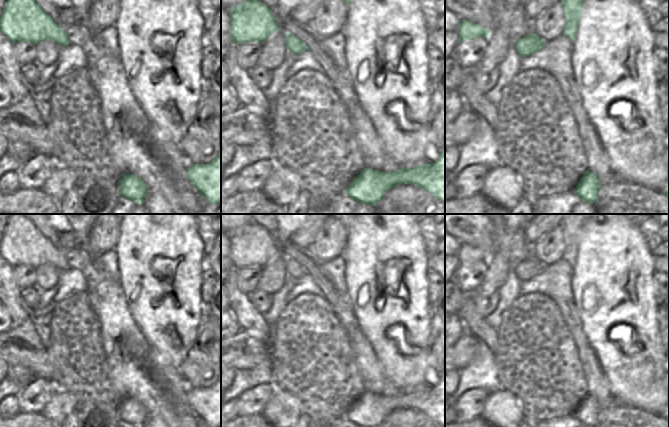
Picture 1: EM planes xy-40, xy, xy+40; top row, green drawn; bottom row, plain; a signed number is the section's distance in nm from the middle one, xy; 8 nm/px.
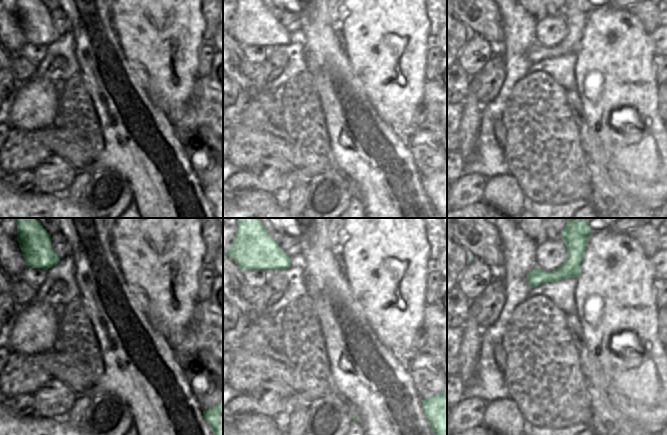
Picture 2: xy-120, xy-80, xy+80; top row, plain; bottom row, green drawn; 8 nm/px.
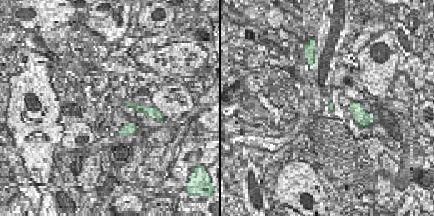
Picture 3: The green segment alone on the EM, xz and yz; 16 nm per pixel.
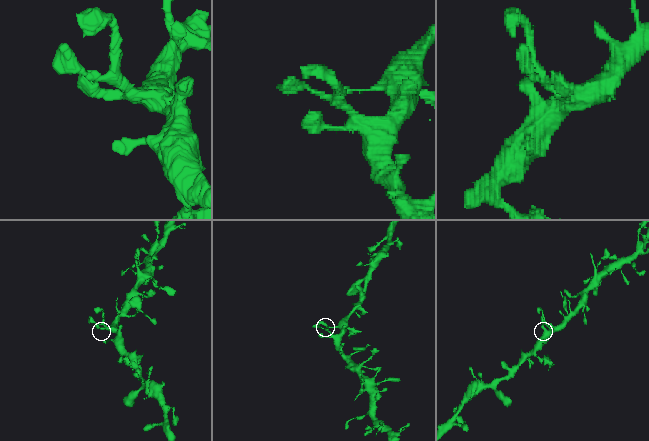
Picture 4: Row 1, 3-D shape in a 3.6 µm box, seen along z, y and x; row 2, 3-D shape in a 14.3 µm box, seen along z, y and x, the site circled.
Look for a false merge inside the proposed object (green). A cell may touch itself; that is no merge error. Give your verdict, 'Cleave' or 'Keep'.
Keep

